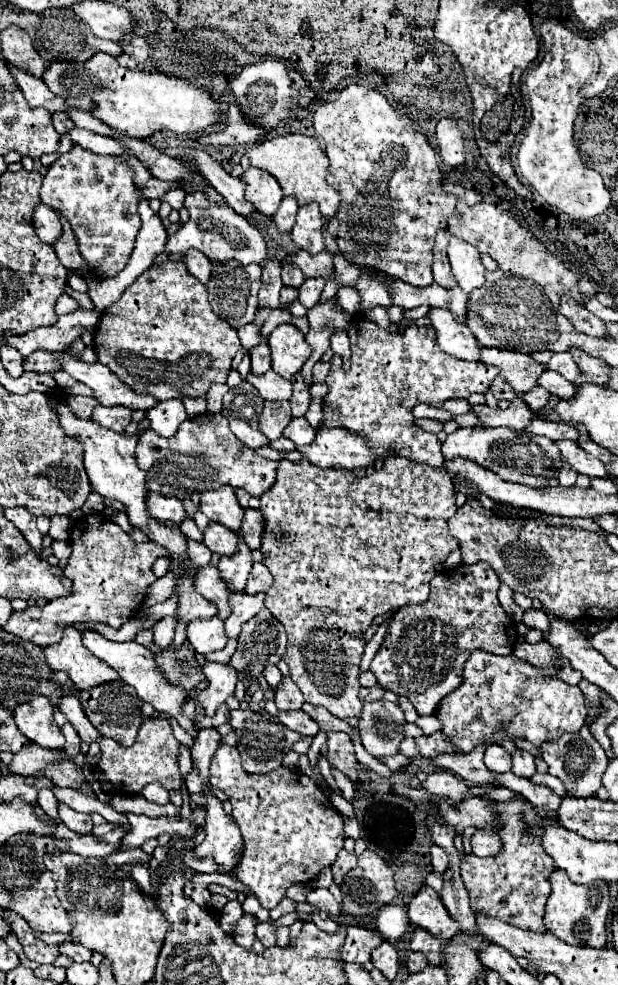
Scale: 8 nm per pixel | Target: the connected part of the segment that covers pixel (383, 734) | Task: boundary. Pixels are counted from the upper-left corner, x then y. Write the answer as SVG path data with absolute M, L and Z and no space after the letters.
M387 699L363 703L359 719L359 735L365 751L377 759L397 755L399 745L405 739L403 725L405 715L399 705Z

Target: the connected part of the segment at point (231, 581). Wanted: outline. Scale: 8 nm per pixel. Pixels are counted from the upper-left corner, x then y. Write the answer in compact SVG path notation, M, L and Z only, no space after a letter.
M239 535L239 545L237 545L237 553L229 555L229 557L221 557L217 567L223 575L223 579L227 581L227 585L235 591L235 593L241 593L245 583L247 583L247 577L249 577L249 571L251 571L251 565L253 565L253 559L251 559L251 549L247 547L247 543L243 541L243 537Z

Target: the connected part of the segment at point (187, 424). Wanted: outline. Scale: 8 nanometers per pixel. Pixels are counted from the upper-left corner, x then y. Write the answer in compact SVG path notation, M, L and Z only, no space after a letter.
M203 413L183 421L171 439L153 435L149 429L143 431L139 437L139 467L147 471L147 485L151 491L161 495L177 495L183 499L195 491L203 493L231 485L233 489L245 489L249 495L261 497L275 483L277 461L261 459L253 449L239 443L239 439L231 435L223 415Z

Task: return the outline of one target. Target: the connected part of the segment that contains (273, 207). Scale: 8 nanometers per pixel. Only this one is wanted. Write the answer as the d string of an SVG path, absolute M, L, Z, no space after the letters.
M255 167L247 169L241 179L247 183L247 201L251 201L255 209L267 217L275 215L283 199L283 191L277 179L273 179L273 175L269 175L267 171Z

